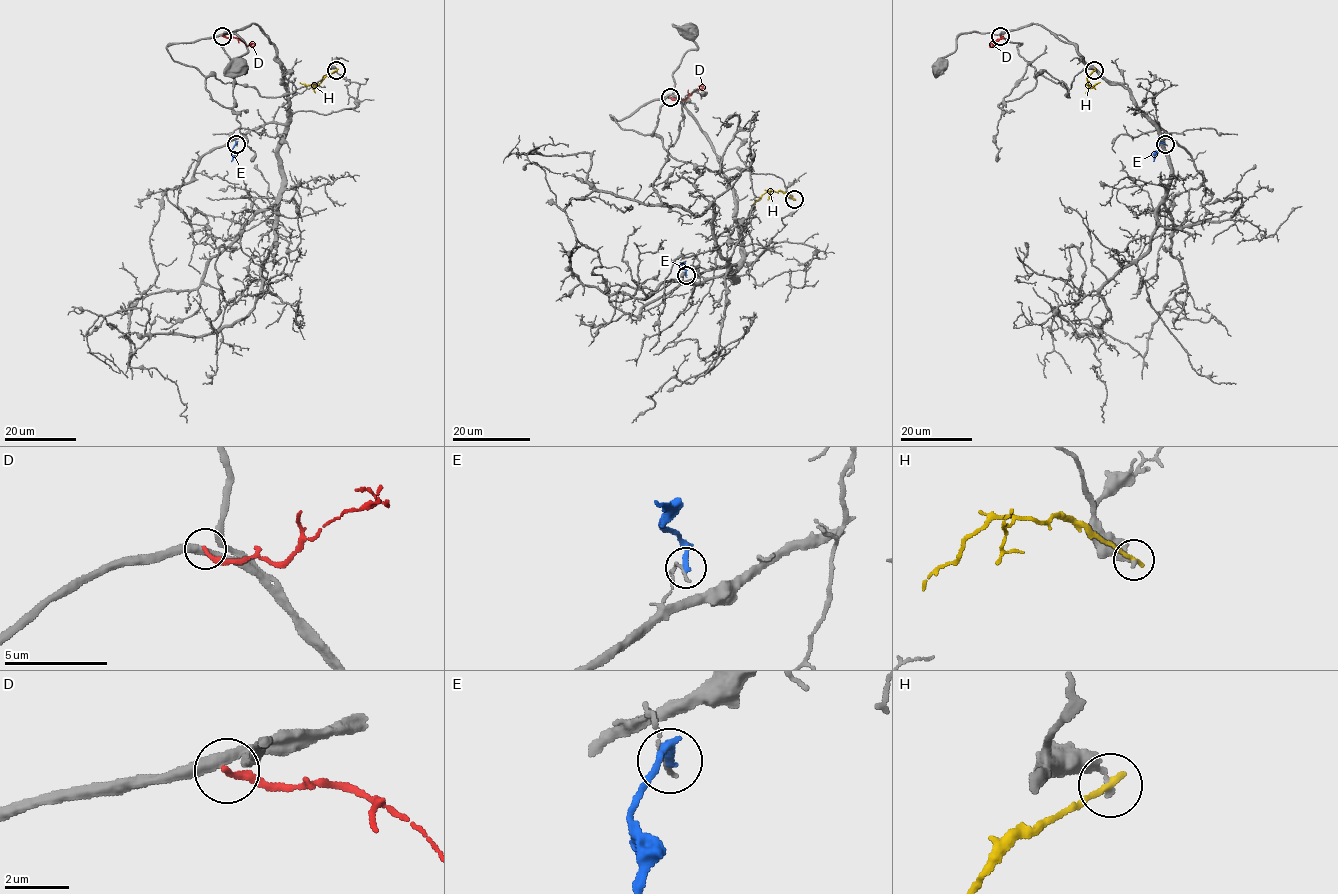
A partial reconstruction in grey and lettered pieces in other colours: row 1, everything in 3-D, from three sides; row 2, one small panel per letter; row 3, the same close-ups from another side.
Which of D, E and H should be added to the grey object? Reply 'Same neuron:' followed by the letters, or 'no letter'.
Same neuron: no letter

